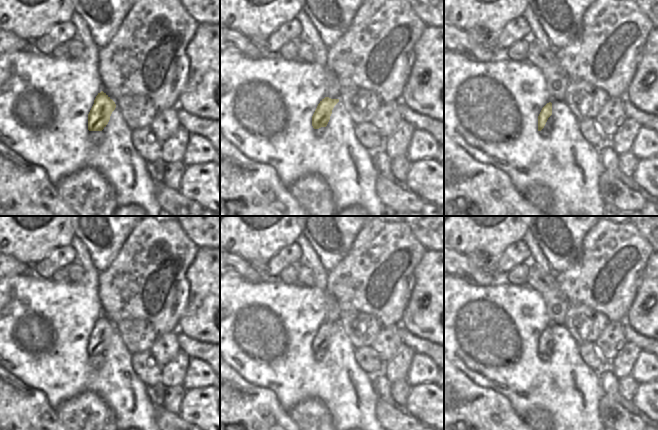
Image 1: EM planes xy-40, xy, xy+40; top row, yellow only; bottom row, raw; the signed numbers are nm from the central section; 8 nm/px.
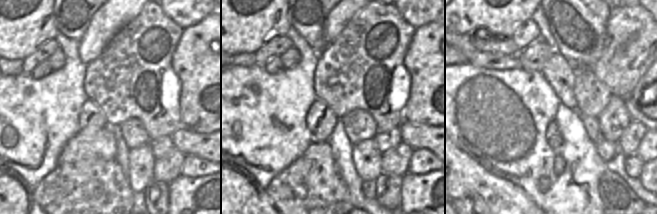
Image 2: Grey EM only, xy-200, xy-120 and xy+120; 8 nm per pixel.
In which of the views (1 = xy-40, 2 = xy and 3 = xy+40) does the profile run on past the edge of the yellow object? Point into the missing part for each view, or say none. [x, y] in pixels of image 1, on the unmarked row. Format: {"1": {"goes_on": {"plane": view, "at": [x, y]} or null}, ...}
{"1": {"goes_on": {"plane": "xy-40", "at": [95, 360]}}, "2": {"goes_on": {"plane": "xy", "at": [319, 356]}}, "3": {"goes_on": {"plane": "xy+40", "at": [546, 355]}}}

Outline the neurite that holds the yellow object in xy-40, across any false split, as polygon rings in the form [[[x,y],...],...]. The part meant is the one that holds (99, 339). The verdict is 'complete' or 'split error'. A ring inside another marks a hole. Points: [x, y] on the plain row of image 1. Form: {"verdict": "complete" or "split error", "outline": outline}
{"verdict": "split error", "outline": [[[103,315],[98,317],[88,338],[89,360],[93,367],[99,367],[102,364],[102,354],[108,348],[115,332],[115,326],[106,317]]]}

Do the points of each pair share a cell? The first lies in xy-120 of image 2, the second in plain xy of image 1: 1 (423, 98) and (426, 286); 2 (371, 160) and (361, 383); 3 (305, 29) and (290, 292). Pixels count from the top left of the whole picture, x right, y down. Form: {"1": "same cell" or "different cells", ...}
{"1": "same cell", "2": "different cells", "3": "different cells"}

